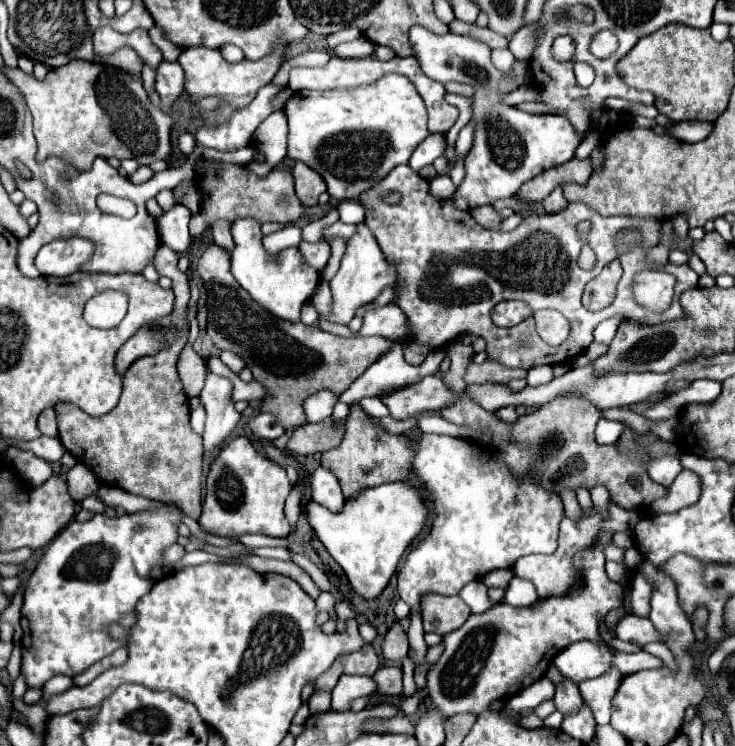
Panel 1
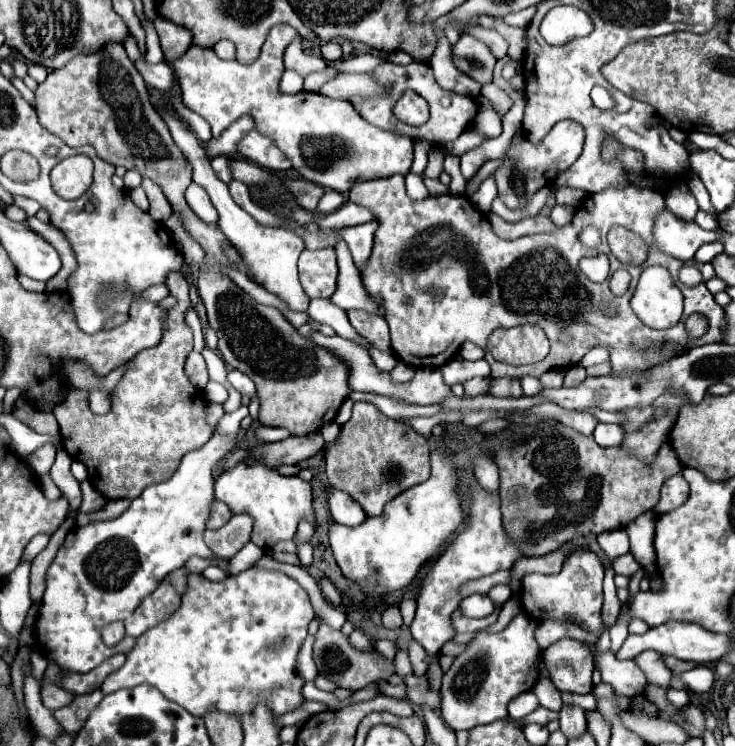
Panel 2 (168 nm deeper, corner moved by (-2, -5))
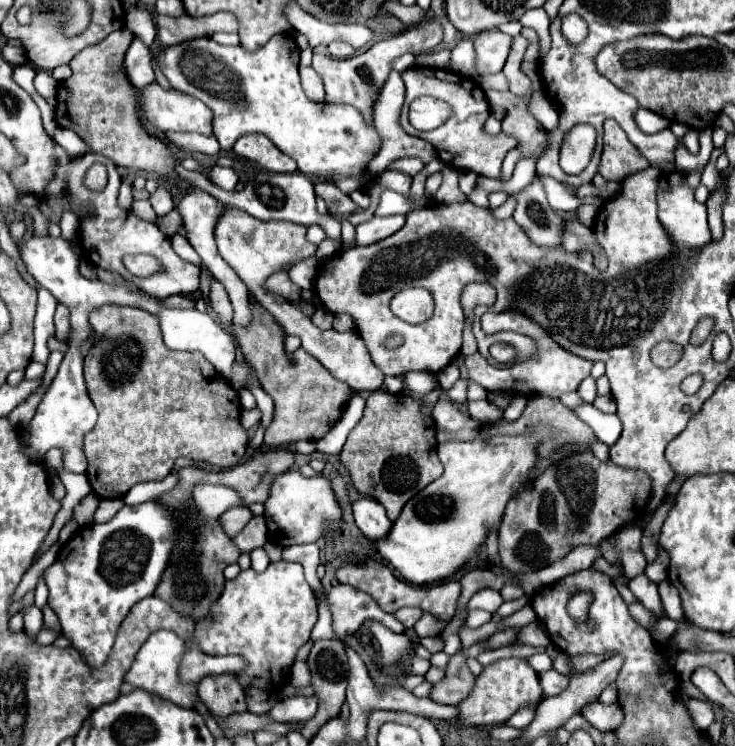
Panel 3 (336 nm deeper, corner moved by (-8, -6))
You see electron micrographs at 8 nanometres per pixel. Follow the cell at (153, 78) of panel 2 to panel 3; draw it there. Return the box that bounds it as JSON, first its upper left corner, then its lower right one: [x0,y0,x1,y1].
[124,37,156,89]

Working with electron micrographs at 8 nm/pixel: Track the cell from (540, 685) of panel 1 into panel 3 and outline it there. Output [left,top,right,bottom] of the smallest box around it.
[506,707,536,729]

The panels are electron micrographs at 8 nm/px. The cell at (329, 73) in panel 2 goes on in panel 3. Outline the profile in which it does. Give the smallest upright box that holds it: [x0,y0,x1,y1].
[312,11,442,125]

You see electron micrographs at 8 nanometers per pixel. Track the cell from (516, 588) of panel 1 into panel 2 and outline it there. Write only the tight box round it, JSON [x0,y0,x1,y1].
[460,594,496,618]

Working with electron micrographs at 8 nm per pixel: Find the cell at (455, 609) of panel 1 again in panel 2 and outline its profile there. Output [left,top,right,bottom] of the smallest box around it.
[452,606,500,634]

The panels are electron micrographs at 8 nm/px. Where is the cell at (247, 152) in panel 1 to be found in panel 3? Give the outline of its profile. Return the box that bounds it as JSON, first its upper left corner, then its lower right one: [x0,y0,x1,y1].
[210,165,238,191]

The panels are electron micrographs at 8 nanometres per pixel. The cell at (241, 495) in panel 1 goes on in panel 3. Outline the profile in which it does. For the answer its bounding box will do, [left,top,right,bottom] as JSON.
[264,471,342,547]

